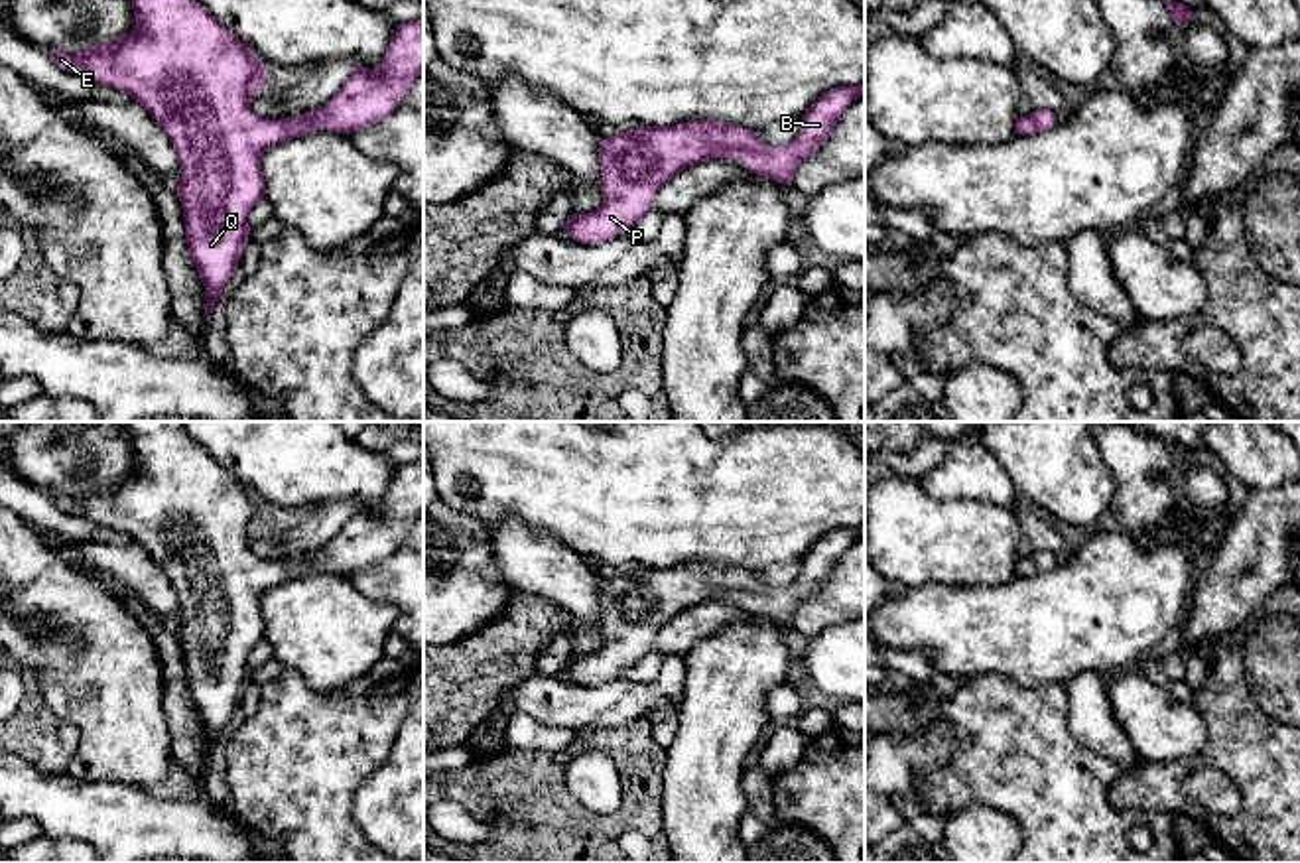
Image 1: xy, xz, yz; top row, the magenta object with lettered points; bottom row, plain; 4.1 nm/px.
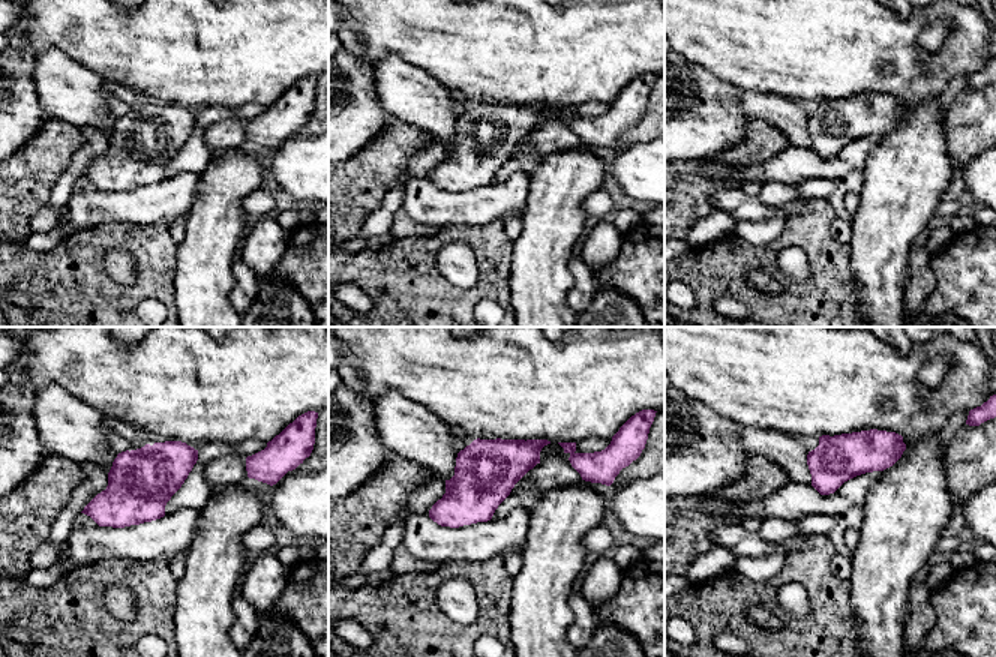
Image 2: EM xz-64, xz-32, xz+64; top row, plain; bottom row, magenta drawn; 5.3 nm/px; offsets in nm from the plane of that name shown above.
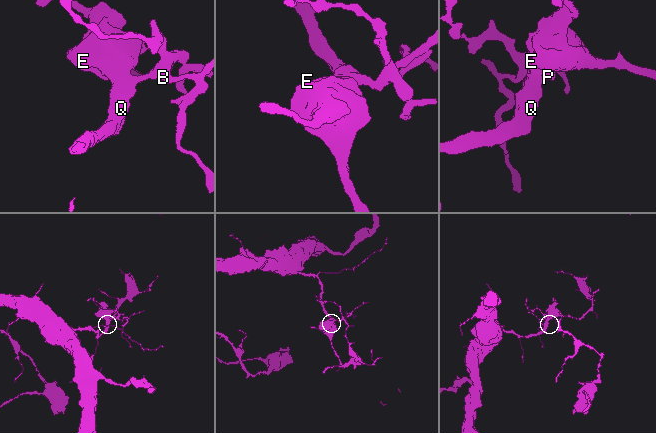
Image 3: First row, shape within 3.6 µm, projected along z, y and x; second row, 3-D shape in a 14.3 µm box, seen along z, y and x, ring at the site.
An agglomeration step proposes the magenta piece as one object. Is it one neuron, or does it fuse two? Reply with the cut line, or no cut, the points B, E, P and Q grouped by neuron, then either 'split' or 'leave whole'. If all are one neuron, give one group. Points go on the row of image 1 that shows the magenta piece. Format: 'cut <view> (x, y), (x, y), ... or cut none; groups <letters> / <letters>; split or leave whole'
cut none; groups B E P Q; leave whole

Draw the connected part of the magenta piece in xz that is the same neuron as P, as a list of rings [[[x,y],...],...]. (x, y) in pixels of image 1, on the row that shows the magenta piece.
[[[865,83],[825,91],[802,116],[800,134],[782,146],[766,146],[754,130],[717,120],[638,126],[601,138],[597,183],[605,203],[595,213],[569,215],[563,229],[581,244],[607,242],[652,211],[666,181],[713,158],[731,158],[790,187],[800,162],[827,140],[859,97],[865,97]]]

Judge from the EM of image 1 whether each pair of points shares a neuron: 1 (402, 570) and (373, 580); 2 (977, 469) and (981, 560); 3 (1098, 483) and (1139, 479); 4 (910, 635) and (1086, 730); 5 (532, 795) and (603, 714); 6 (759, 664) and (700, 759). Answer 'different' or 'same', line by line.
1: same
2: different
3: different
4: different
5: different
6: same

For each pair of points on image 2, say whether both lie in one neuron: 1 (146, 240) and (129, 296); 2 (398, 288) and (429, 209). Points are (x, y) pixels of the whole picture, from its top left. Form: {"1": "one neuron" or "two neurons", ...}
{"1": "one neuron", "2": "two neurons"}

